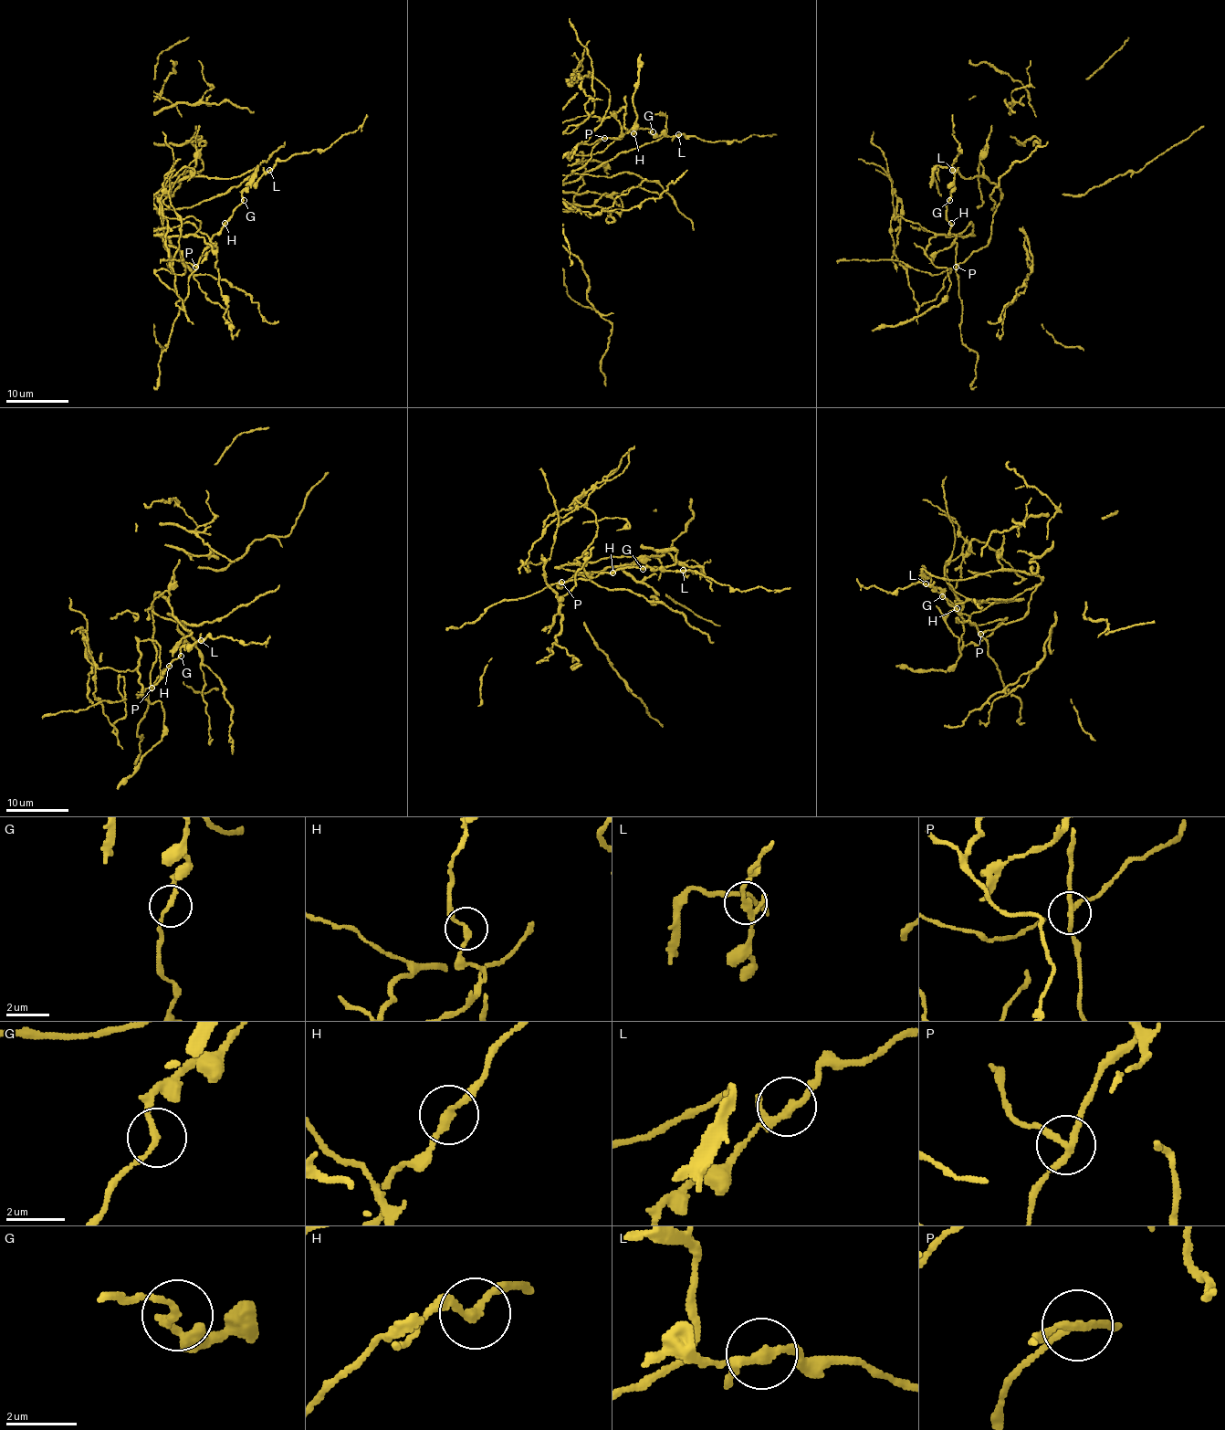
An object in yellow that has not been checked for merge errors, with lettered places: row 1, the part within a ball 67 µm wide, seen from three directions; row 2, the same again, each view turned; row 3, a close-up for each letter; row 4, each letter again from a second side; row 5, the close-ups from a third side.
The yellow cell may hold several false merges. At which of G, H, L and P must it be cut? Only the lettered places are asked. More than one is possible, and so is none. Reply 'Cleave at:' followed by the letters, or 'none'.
Cleave at: P

